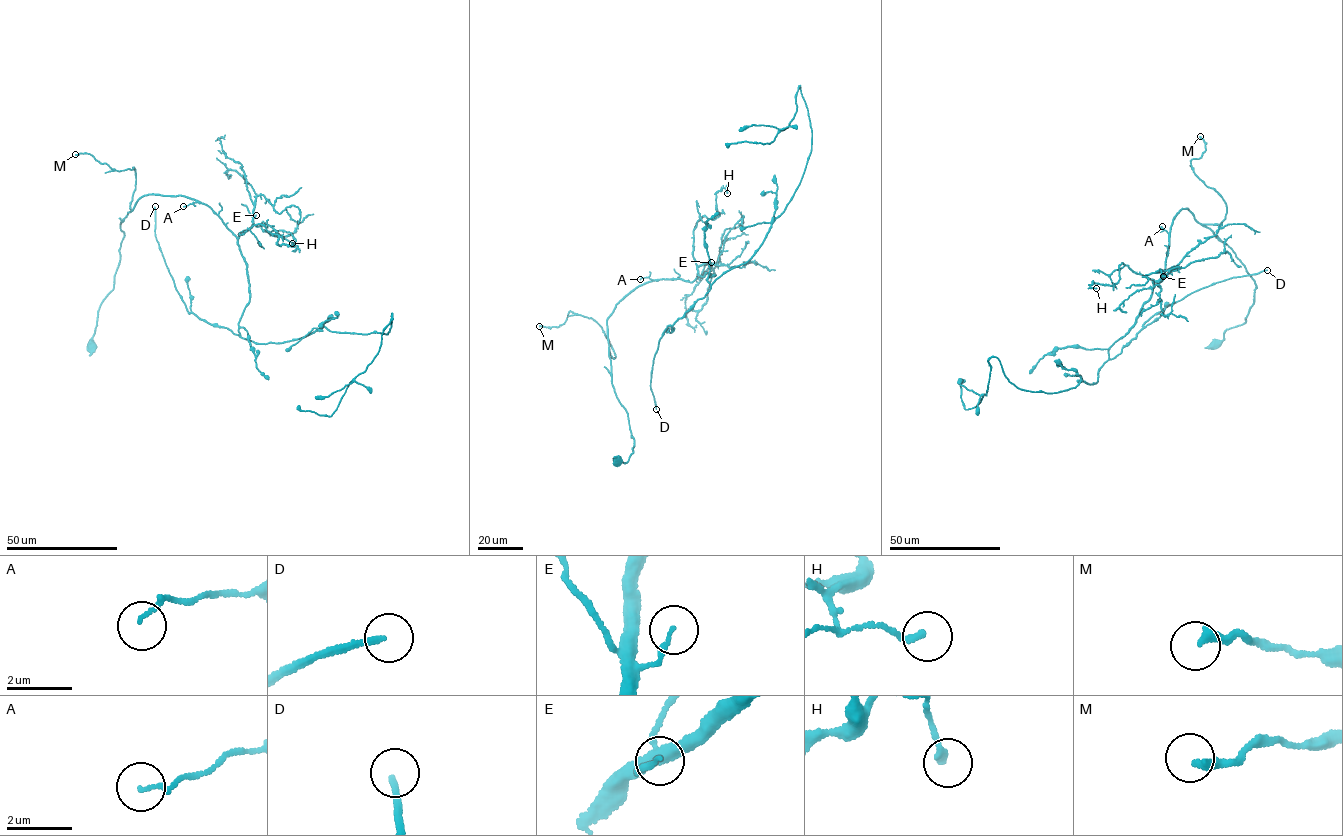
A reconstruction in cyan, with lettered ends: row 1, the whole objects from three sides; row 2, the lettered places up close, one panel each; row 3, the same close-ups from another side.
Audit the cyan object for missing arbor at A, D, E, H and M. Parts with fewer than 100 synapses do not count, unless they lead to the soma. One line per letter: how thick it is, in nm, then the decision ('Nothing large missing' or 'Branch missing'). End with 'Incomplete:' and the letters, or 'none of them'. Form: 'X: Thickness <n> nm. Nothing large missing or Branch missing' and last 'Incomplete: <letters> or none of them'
A: Thickness 100 nm. Nothing large missing
D: Thickness 170 nm. Branch missing
E: Thickness 130 nm. Nothing large missing
H: Thickness 190 nm. Nothing large missing
M: Thickness 280 nm. Nothing large missing
Incomplete: D

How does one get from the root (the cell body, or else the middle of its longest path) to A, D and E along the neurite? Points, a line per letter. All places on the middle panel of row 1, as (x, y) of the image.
A: (615, 459), (628, 461), (634, 441), (612, 384), (606, 323), (621, 300), (654, 280), (640, 279)
D: (615, 459), (628, 461), (634, 441), (612, 384), (607, 319), (646, 282), (715, 275), (660, 339), (656, 409)
E: (615, 459), (628, 461), (634, 441), (612, 384), (607, 319), (637, 287), (690, 282), (711, 262)

